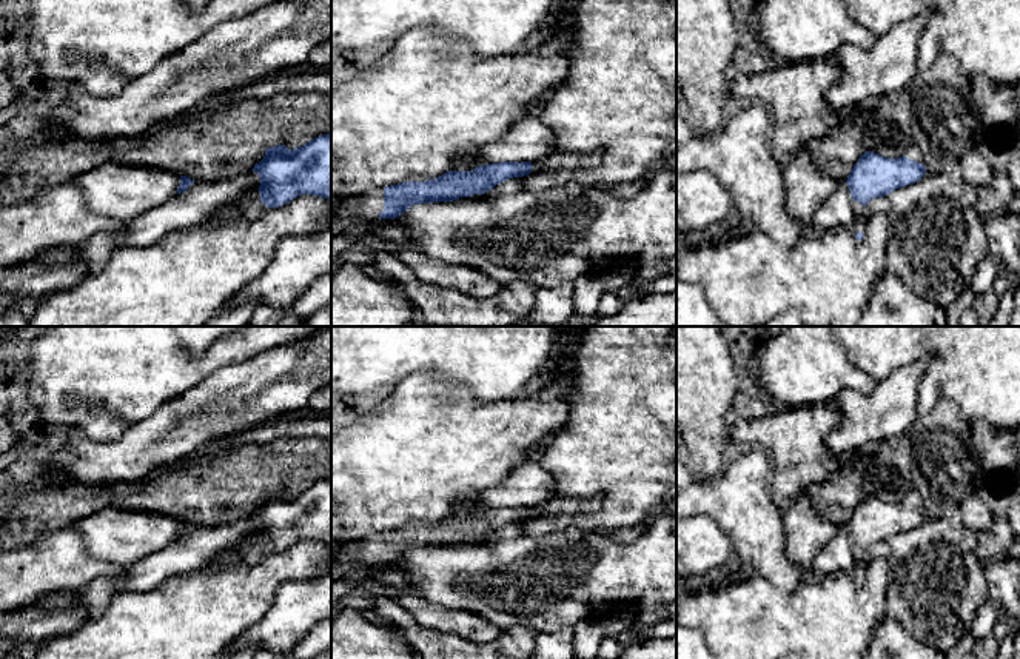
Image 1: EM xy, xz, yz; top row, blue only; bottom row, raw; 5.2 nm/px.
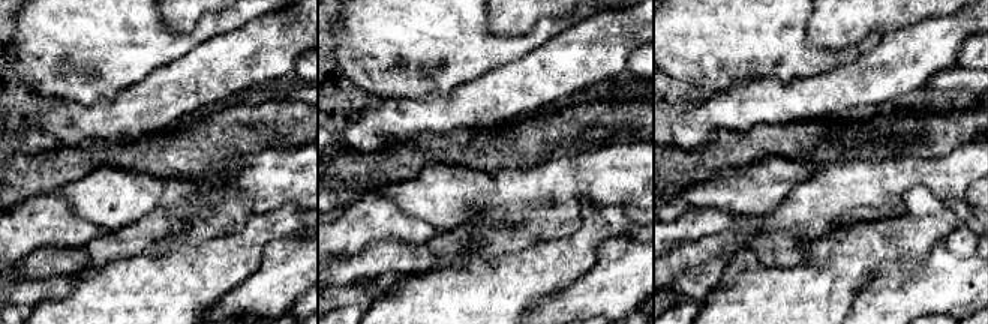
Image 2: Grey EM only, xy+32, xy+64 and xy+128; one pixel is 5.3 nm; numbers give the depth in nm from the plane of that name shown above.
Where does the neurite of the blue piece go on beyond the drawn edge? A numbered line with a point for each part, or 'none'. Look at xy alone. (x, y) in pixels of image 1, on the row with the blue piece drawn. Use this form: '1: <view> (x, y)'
1: xy (248, 204)

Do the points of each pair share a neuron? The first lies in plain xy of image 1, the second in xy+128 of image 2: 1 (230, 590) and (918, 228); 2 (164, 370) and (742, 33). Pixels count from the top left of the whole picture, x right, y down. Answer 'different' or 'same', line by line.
1: same
2: same

